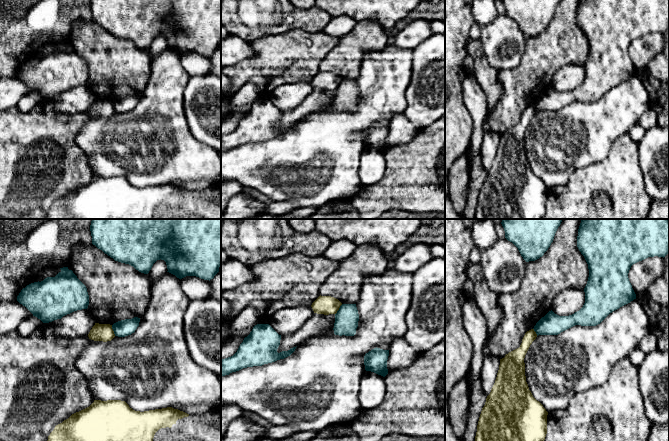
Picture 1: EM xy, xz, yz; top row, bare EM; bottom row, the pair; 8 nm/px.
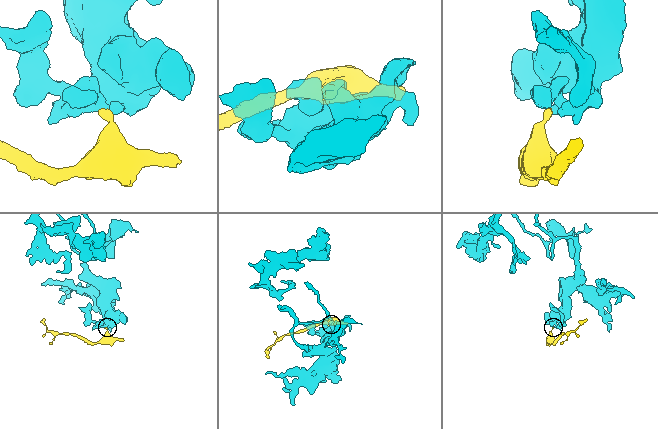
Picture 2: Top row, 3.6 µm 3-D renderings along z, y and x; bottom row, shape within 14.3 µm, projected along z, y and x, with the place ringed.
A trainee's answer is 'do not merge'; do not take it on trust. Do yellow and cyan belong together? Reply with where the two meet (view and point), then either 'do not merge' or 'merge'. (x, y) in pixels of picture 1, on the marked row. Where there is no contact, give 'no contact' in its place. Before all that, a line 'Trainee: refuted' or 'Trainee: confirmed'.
Trainee: confirmed
xy (112, 330) | do not merge

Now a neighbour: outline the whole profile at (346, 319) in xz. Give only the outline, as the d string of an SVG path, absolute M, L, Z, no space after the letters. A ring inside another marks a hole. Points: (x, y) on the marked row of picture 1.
M342 304L335 314L334 334L354 336L358 327L359 314L356 304Z

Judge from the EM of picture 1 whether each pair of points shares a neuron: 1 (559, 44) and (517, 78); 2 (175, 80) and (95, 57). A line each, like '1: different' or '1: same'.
1: same
2: different

